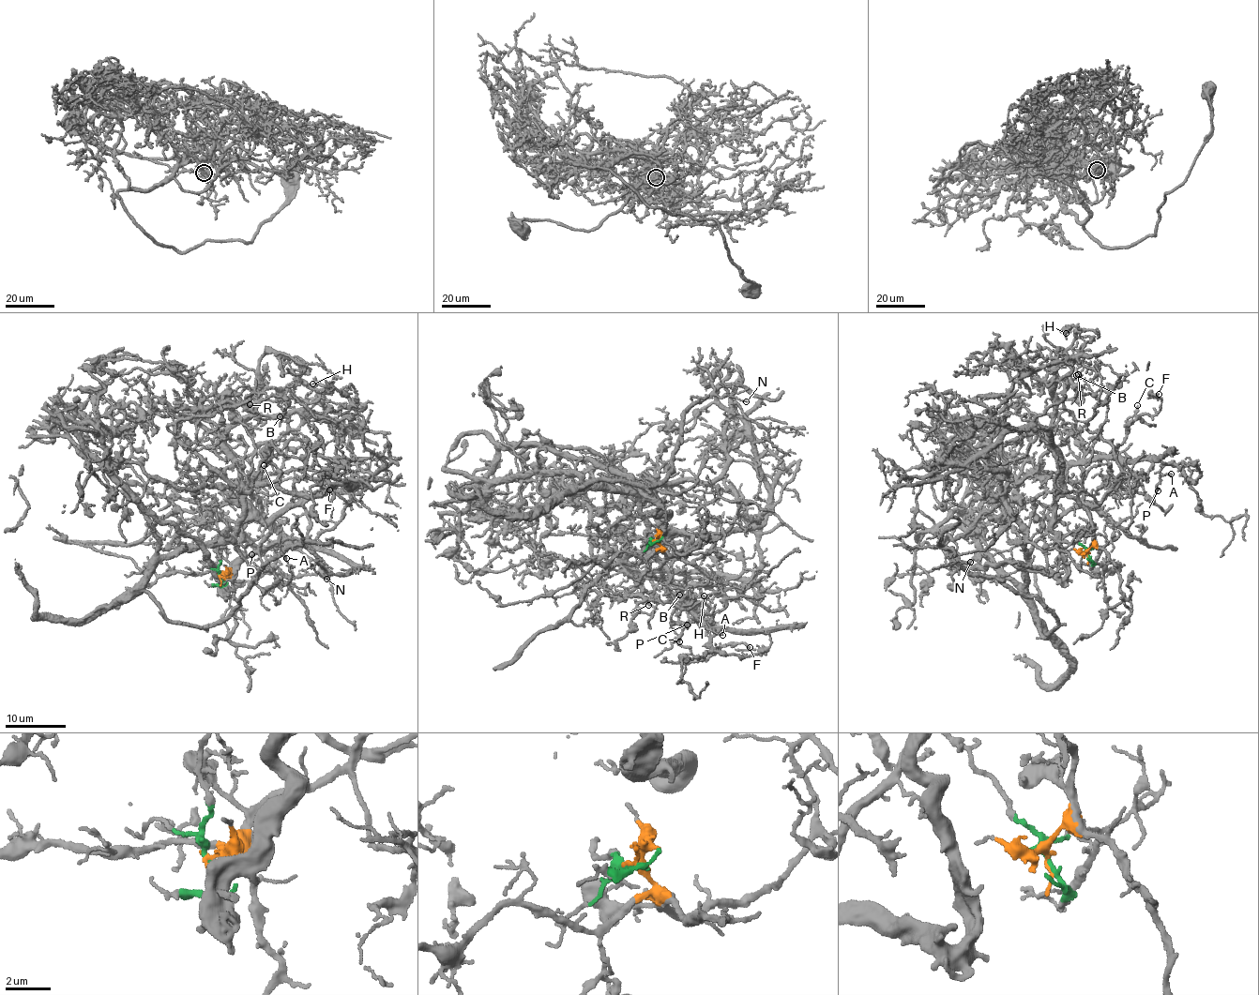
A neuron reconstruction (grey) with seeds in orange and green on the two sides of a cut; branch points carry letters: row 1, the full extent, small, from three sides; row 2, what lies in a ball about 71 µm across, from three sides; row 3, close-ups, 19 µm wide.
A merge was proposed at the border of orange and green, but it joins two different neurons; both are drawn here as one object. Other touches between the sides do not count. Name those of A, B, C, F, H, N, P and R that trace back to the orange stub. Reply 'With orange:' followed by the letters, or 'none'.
With orange: A, B, C, F, H, P, R

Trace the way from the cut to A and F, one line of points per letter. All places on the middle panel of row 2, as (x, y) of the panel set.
A: (654, 541), (669, 554), (680, 552), (690, 535), (666, 541), (659, 557), (682, 604), (723, 634)
F: (654, 541), (680, 552), (690, 536), (659, 551), (678, 641), (704, 659), (750, 648)

